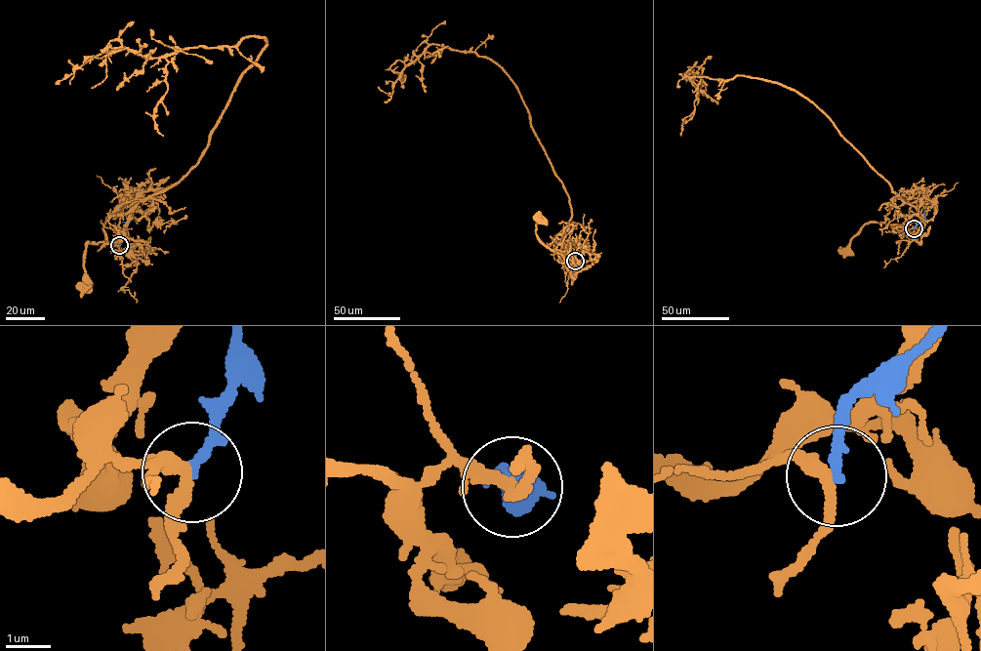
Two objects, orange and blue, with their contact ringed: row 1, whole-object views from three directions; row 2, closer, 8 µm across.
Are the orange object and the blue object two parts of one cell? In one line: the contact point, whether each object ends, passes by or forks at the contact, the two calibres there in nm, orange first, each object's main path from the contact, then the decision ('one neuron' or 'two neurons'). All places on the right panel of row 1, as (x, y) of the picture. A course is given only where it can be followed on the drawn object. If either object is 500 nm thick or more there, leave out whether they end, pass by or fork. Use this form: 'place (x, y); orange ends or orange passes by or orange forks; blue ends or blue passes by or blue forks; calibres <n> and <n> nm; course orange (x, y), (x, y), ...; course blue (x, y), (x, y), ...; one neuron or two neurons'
place (914, 228); orange passes by; blue ends; calibres 280 and 240 nm; course orange (914, 228), (922, 217), (902, 198), (911, 205), (911, 222), (903, 226), (869, 222), (853, 237), (847, 250); course blue (914, 228), (924, 221), (925, 210); two neurons

